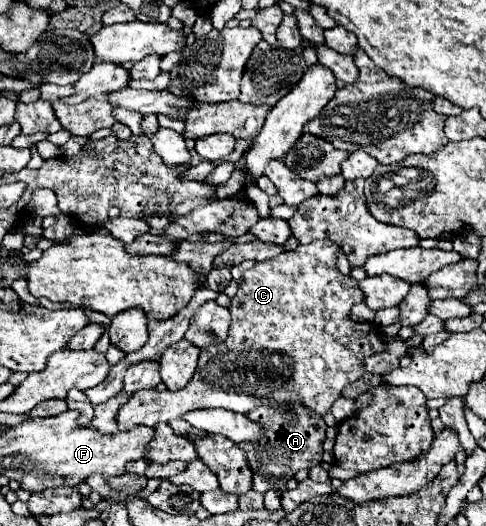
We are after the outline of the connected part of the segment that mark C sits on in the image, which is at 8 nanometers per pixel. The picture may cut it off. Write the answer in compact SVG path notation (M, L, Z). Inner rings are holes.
M319 239L319 241L313 241L309 245L299 245L295 251L285 251L283 255L275 257L275 259L267 259L267 261L261 261L257 263L255 267L251 267L245 275L243 275L243 281L235 293L235 297L231 299L231 305L229 305L229 311L231 311L231 329L229 329L229 337L219 343L219 345L211 345L207 349L201 349L201 355L199 355L199 369L195 373L195 377L191 379L191 385L179 389L179 391L163 391L159 393L157 389L143 389L143 391L135 391L131 395L131 401L127 405L123 405L123 409L119 409L119 429L131 429L135 425L157 425L157 423L169 423L173 419L181 419L185 413L193 411L193 409L209 409L209 407L221 407L221 409L229 409L229 411L235 411L235 413L249 413L257 407L269 407L269 405L285 405L285 403L301 403L309 409L313 409L315 413L319 415L325 415L329 413L333 401L341 395L341 391L361 379L365 375L365 359L375 355L375 353L383 353L385 351L385 339L379 331L375 329L369 329L369 323L357 323L351 319L351 307L355 303L359 303L363 299L363 291L359 289L359 283L349 277L349 275L343 275L339 269L337 269L337 257L341 253L341 247L331 241L331 239Z

